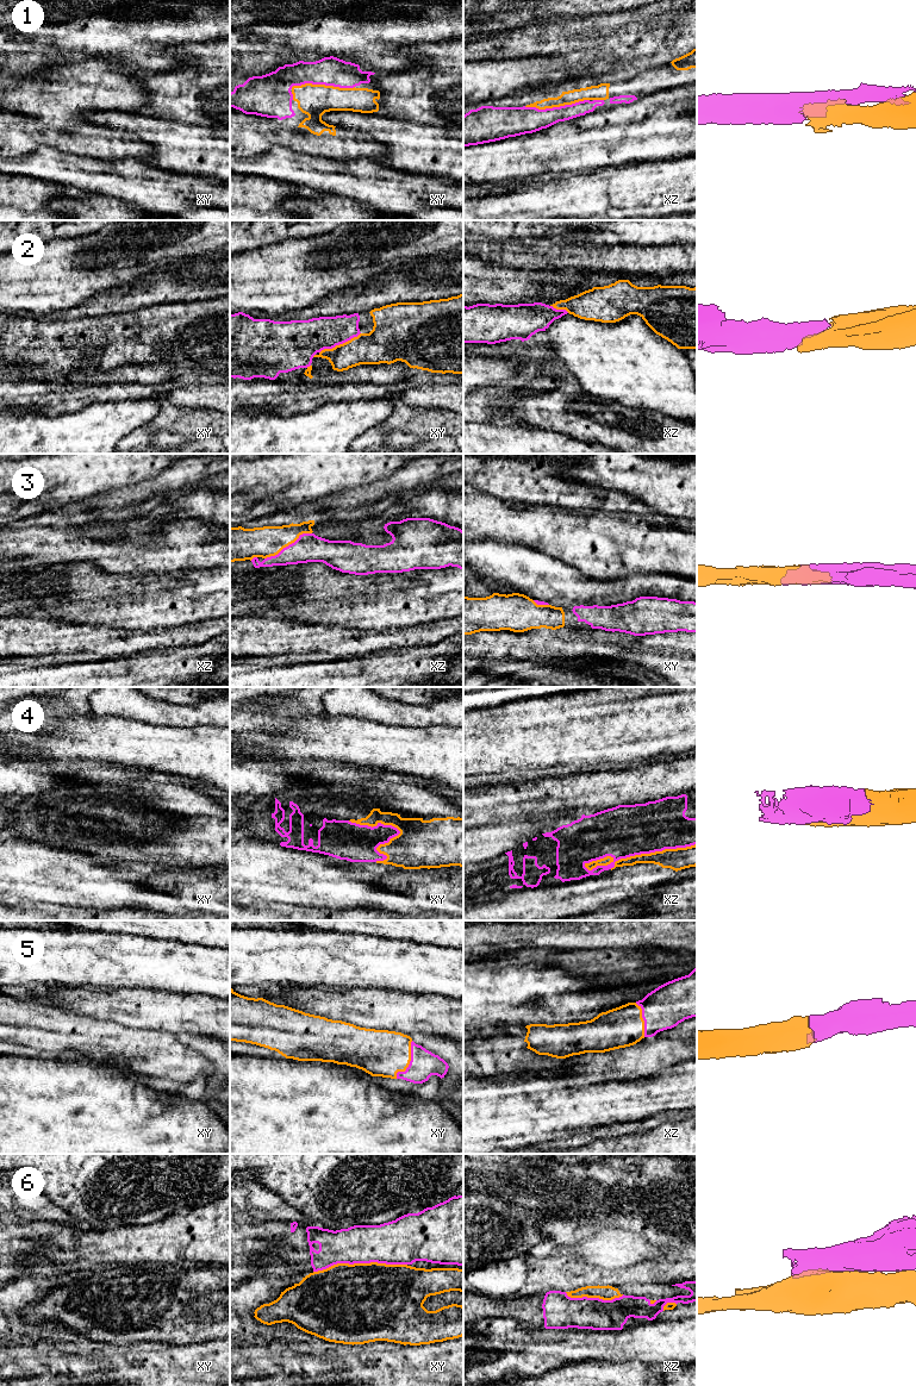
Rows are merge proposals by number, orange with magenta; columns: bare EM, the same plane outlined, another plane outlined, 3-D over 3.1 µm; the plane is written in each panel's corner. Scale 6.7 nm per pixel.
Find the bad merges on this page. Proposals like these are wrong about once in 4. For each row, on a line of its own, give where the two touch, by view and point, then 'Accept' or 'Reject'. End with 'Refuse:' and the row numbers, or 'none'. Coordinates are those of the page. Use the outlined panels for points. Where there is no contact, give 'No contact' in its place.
1: Touches orange at xy (322, 85). Accept
2: Touches orange at xy (340, 344). Accept
3: Touches orange at xz (287, 545). Accept
4: Touches orange at xz (641, 854). Accept
5: Touches orange at xy (409, 1062). Accept
6: Touches orange at xy (360, 1263). Reject
Refuse: 6

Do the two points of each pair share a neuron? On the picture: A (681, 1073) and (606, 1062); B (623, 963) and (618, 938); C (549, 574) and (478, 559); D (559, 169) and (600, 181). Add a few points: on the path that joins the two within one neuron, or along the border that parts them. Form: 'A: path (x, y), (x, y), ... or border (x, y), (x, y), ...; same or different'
A: border (684, 1061), (672, 1065), (654, 1075), (637, 1078); different
B: border (648, 947), (604, 947), (592, 949); different
C: path (531, 573), (518, 564), (496, 560); same
D: border (602, 167), (594, 170), (562, 175), (547, 181); different

